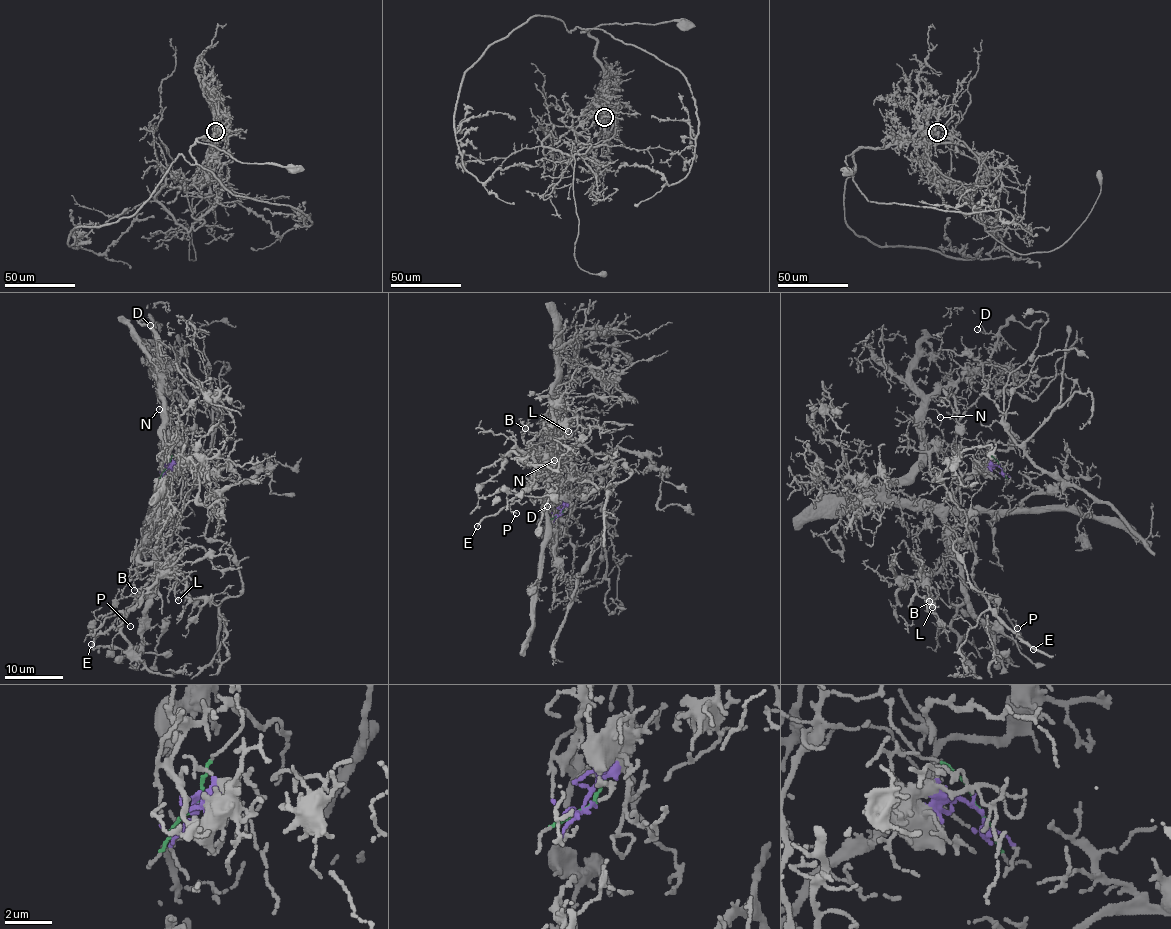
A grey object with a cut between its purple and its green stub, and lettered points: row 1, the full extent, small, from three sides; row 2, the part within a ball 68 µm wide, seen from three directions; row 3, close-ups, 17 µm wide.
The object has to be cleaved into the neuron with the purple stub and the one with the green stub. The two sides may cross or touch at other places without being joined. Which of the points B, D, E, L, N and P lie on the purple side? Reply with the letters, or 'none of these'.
B, D, L, N

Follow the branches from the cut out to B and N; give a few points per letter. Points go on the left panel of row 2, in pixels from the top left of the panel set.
B: (166, 467), (170, 465), (157, 497), (154, 525), (141, 550), (139, 561), (147, 567), (133, 581), (135, 590)
N: (166, 467), (170, 465), (159, 490), (160, 496), (165, 483), (164, 404), (159, 409)

